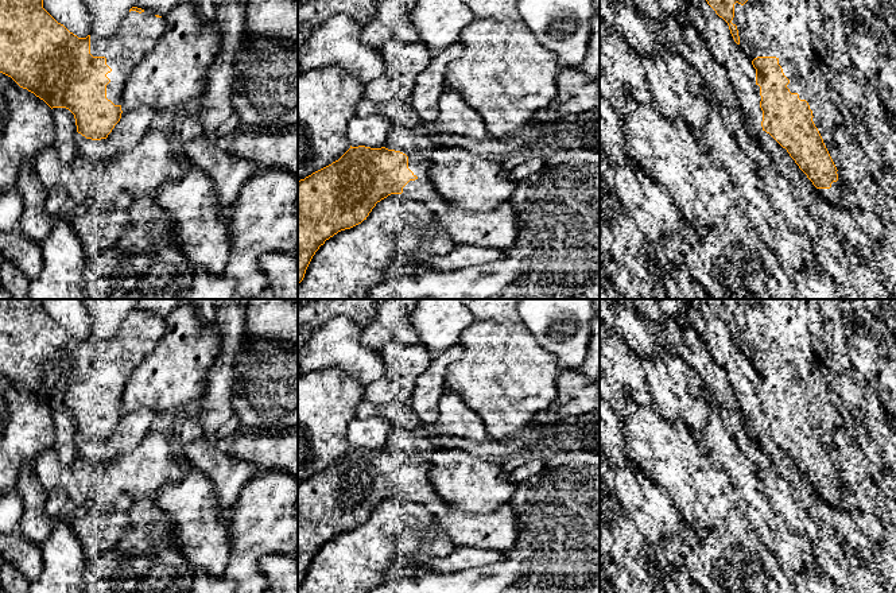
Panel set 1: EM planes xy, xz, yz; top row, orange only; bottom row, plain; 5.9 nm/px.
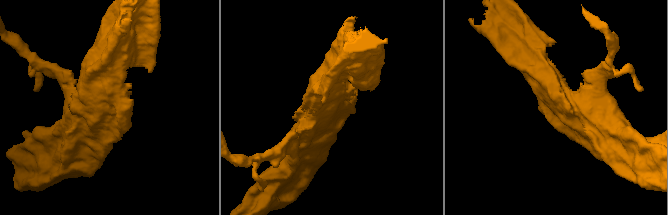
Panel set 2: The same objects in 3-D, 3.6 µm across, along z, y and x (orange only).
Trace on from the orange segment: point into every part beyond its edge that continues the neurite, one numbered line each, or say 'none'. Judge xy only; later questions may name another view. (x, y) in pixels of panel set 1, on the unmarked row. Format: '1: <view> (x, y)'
1: xy (134, 341)

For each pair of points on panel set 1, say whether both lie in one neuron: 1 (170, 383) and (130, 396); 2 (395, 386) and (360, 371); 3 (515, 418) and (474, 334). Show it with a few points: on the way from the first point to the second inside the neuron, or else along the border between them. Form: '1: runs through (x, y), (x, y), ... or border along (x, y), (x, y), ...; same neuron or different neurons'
1: runs through (161, 383), (148, 386), (139, 392); same neuron
2: border along (380, 353), (383, 373), (365, 386); different neurons
3: runs through (509, 398), (503, 365), (495, 355); same neuron

